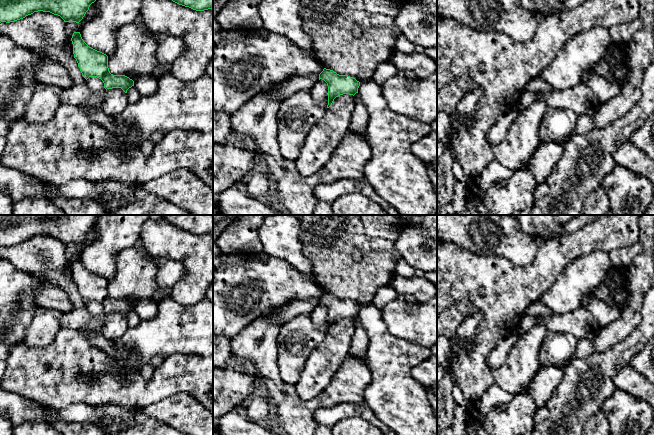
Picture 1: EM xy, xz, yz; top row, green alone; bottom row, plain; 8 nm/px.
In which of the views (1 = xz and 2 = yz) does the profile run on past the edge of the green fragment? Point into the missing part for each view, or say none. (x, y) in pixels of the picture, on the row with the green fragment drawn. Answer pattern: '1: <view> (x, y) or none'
1: none
2: none

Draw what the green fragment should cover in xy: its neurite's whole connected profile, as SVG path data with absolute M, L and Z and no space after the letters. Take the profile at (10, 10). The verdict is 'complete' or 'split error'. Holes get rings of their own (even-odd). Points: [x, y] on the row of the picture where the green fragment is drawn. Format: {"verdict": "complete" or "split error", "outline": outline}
{"verdict": "complete", "outline": "M0 0L0 23L14 22L38 11L58 15L64 22L79 23L89 10L90 5L95 1L96 0Z"}

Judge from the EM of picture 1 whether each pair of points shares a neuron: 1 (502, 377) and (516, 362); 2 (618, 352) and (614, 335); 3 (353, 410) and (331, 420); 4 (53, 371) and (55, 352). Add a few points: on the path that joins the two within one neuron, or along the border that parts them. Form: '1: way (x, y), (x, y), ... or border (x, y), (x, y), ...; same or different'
1: way (506, 373), (513, 366); same
2: border (634, 328), (617, 343), (595, 352); different
3: way (348, 410), (341, 411), (336, 415); same
4: way (55, 366), (55, 357); same

